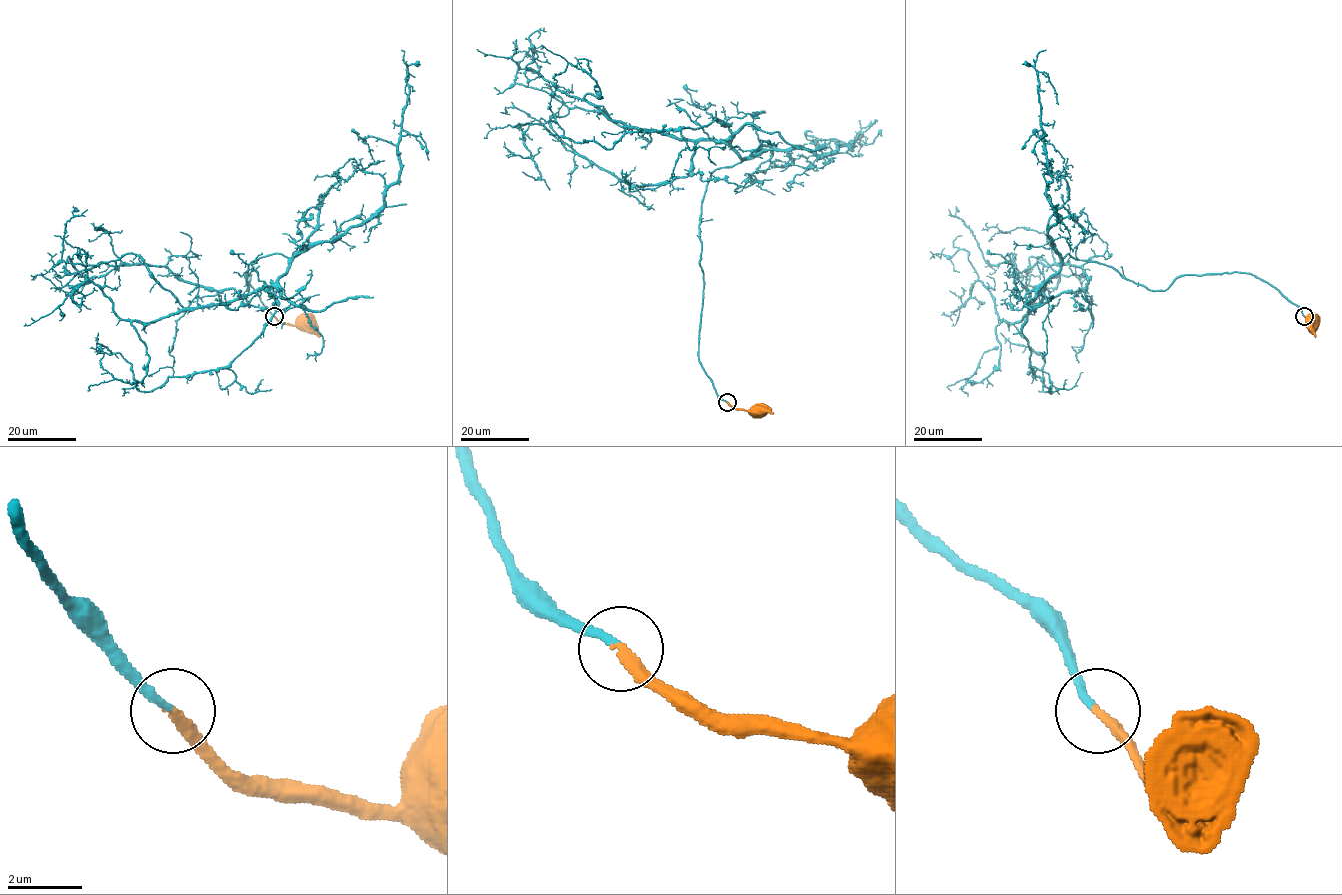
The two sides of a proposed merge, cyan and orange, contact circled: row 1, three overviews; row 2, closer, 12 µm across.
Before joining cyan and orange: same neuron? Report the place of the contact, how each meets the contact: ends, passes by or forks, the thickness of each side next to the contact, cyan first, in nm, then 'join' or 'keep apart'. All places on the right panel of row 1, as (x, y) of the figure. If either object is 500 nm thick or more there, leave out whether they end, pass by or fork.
place (1304, 316); cyan ends; orange ends; calibres 200 and 320 nm; join

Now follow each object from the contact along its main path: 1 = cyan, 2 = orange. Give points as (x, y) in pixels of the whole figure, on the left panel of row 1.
1: (274, 316), (245, 273), (248, 290), (253, 260), (281, 254), (242, 297), (67, 258), (87, 278), (69, 296)
2: (274, 316), (281, 322), (297, 325), (305, 320)

